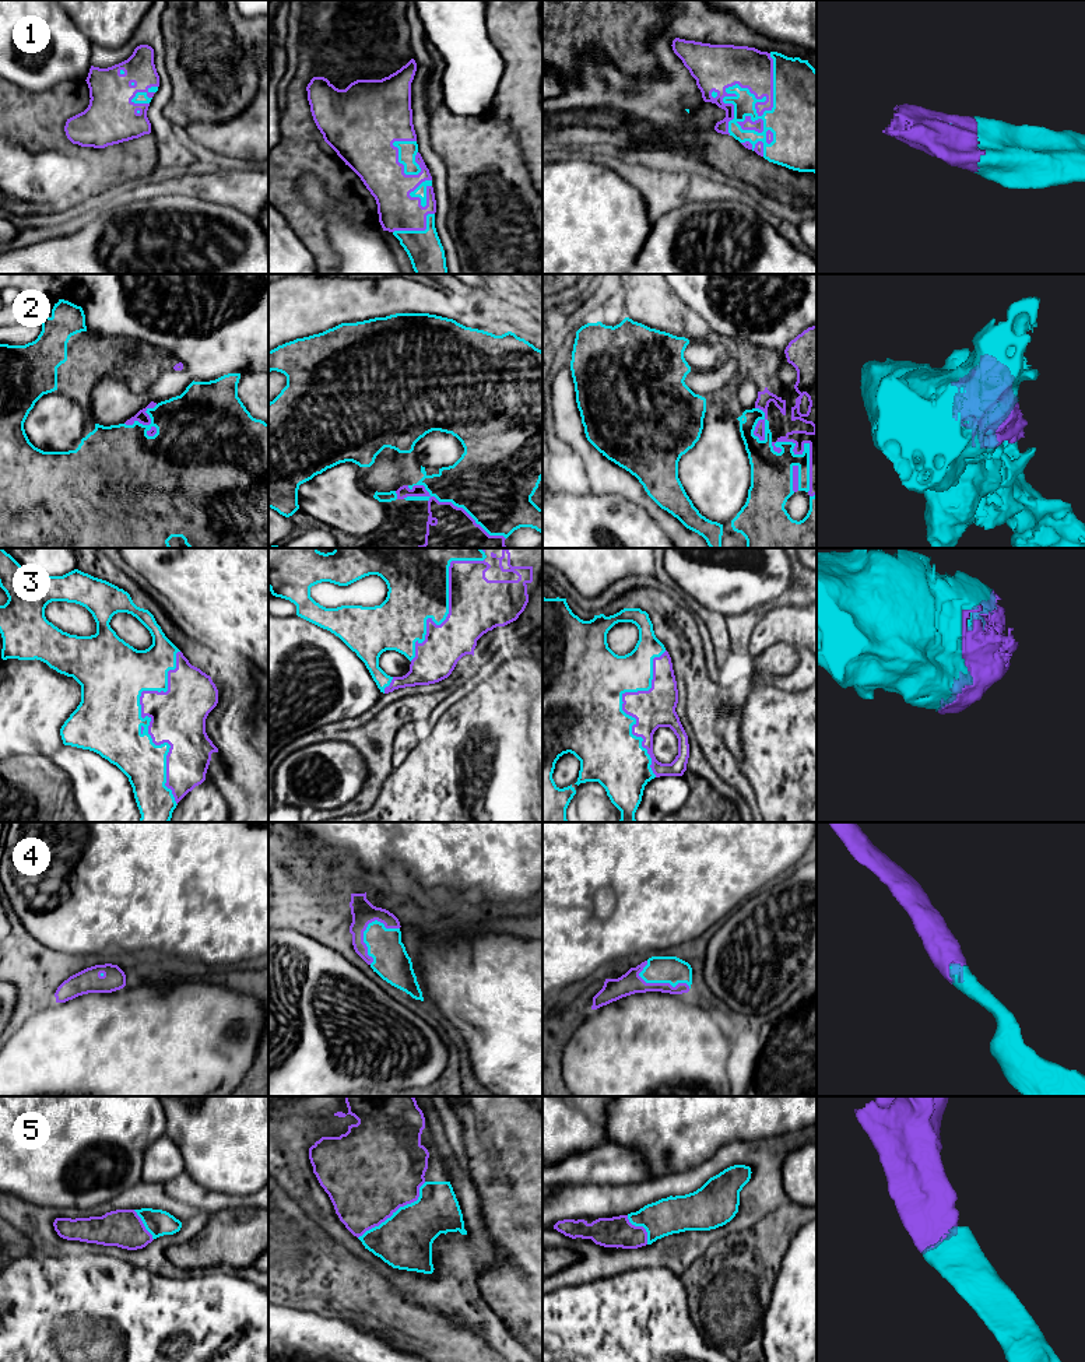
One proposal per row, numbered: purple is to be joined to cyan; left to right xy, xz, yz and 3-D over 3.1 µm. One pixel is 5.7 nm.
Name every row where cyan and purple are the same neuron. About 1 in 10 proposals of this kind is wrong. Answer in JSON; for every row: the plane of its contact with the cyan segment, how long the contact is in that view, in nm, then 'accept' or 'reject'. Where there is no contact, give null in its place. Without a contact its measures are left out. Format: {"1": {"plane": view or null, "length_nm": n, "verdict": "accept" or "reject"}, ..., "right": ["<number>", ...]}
{"1": {"plane": "yz", "length_nm": 600, "verdict": "accept"}, "2": {"plane": "xz", "length_nm": 650, "verdict": "accept"}, "3": {"plane": "xy", "length_nm": 900, "verdict": "accept"}, "4": {"plane": "xz", "length_nm": 280, "verdict": "accept"}, "5": {"plane": "xz", "length_nm": 500, "verdict": "accept"}, "right": ["1", "2", "3", "4", "5"]}

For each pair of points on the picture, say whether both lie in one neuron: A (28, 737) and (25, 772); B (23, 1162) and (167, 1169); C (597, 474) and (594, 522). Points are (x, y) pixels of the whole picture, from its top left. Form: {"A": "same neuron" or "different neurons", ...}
{"A": "different neurons", "B": "different neurons", "C": "different neurons"}

